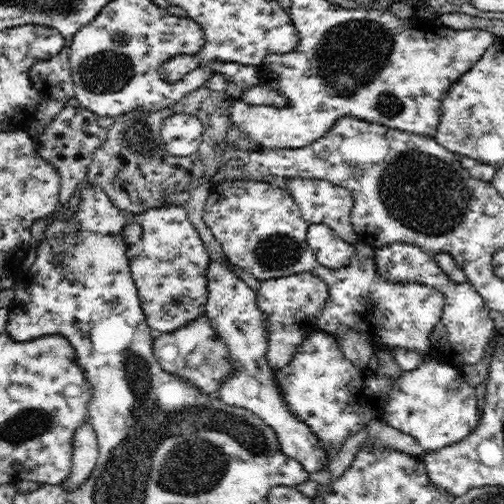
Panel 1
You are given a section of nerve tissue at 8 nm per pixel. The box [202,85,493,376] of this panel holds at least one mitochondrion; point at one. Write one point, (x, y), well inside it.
(425, 194)

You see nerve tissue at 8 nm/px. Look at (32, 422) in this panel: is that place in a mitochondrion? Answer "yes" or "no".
yes

